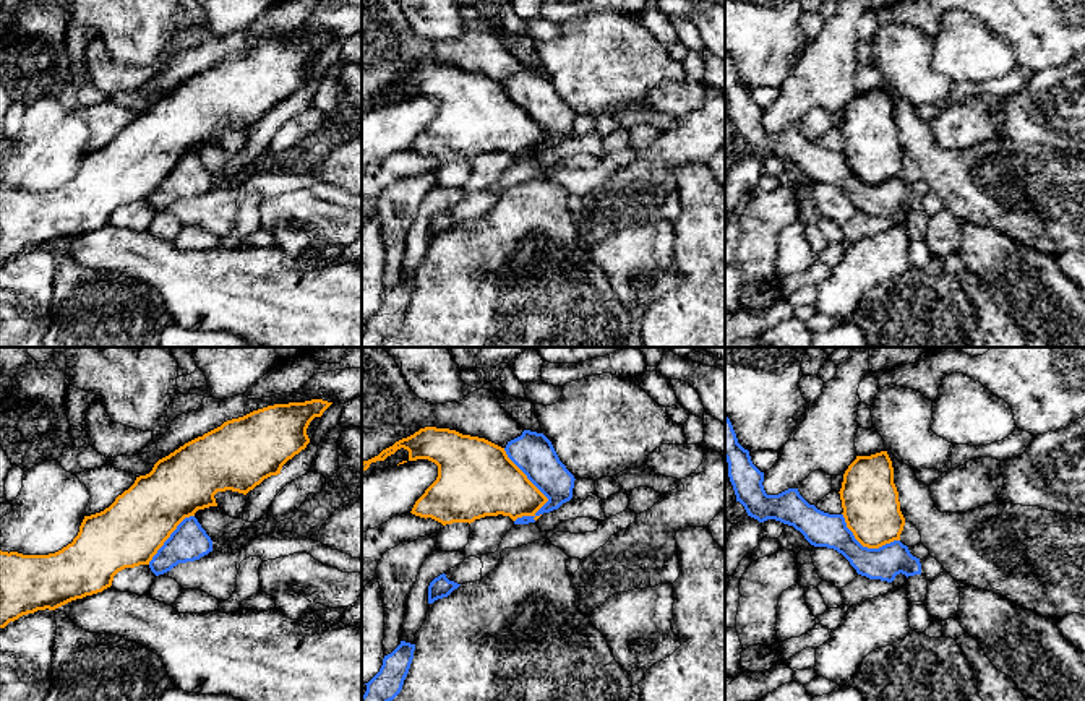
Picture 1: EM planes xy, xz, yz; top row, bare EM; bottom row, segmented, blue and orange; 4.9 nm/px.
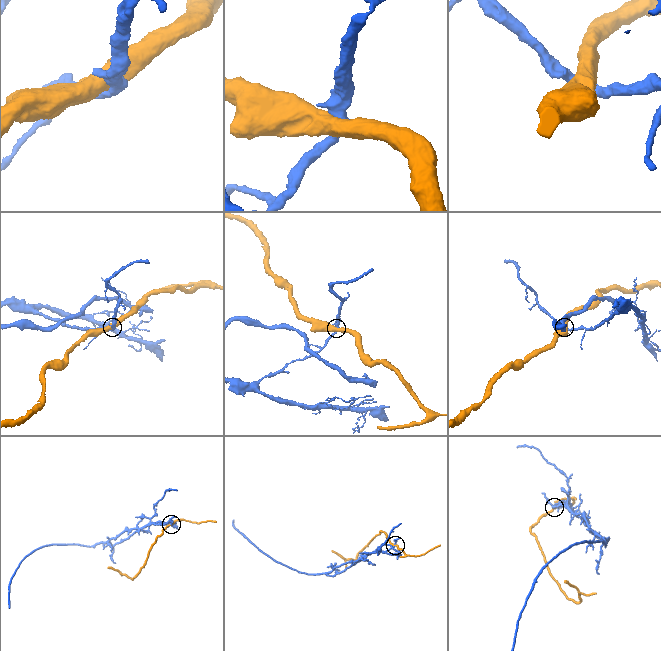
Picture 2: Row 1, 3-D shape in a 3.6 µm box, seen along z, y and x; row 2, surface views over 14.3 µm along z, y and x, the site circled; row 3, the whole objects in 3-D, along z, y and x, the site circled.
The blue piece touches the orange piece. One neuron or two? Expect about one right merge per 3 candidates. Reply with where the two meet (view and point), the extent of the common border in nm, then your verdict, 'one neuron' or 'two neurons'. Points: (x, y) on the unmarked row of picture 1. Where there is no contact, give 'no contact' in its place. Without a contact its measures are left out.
xz (532, 119) | 400 nm | two neurons

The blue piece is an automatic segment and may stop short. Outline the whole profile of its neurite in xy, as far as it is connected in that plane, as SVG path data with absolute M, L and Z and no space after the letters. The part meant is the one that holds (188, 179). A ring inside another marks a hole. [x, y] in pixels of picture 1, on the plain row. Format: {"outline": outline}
{"outline": "M195 153L185 154L149 198L159 213L178 200L195 198L212 188L212 177Z"}

